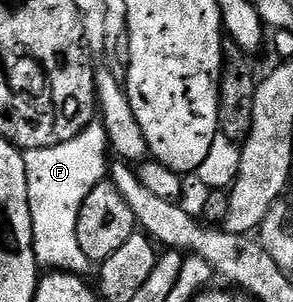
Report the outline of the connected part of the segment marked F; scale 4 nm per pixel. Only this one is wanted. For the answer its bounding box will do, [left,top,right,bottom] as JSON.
[24,122,110,273]

